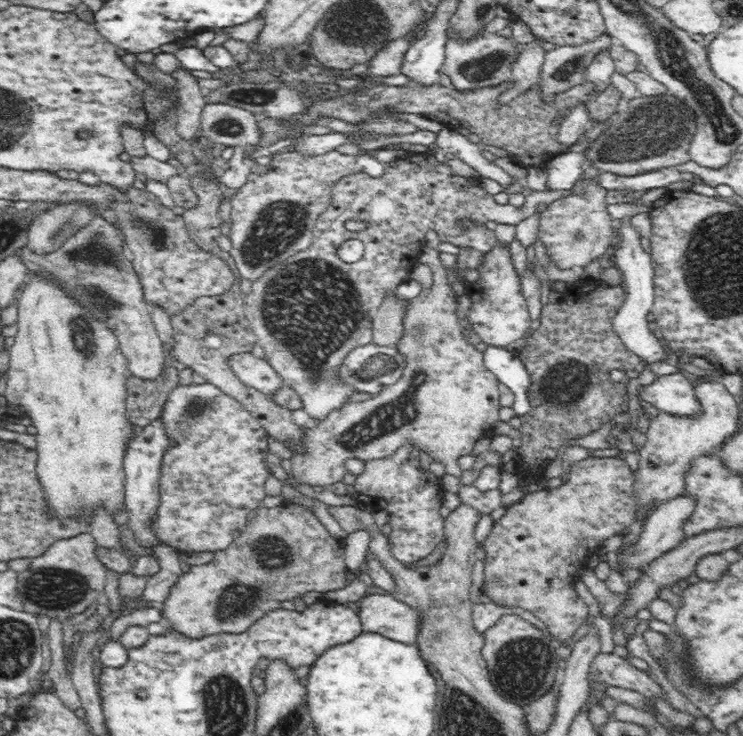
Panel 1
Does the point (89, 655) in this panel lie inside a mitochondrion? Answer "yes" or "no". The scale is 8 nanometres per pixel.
no

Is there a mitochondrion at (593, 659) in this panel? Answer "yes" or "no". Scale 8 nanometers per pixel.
no

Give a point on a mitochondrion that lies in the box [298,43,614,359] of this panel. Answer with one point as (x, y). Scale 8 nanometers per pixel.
(481, 69)

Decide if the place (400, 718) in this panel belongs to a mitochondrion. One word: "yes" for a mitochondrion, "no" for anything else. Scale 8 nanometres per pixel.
no

